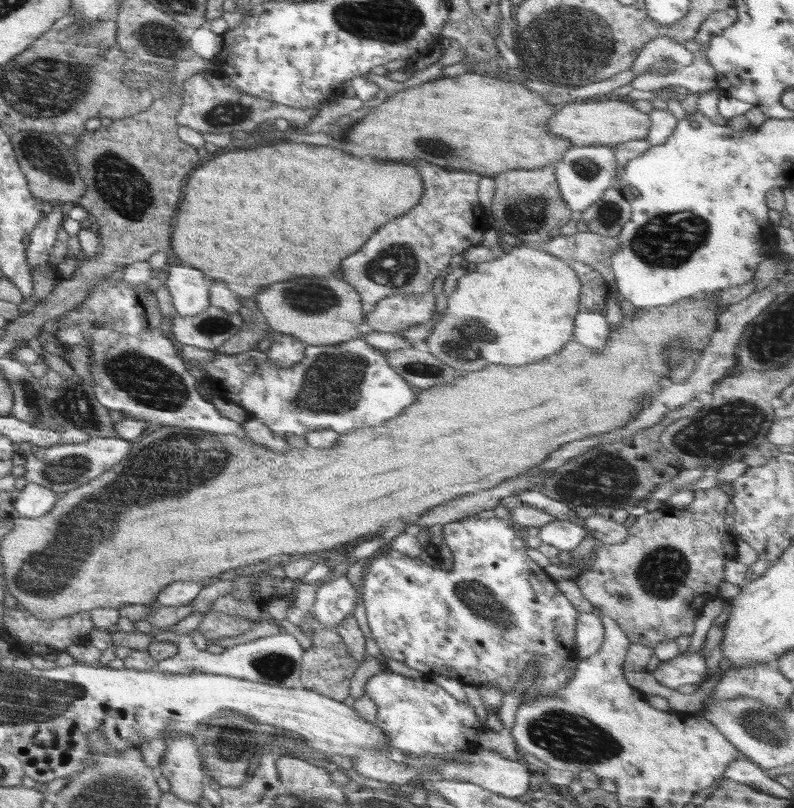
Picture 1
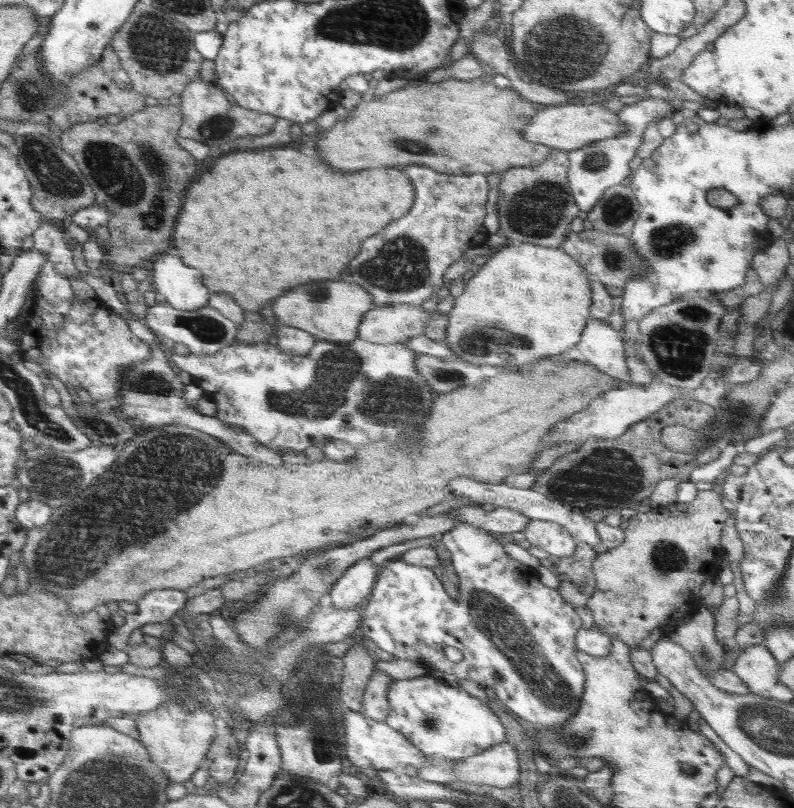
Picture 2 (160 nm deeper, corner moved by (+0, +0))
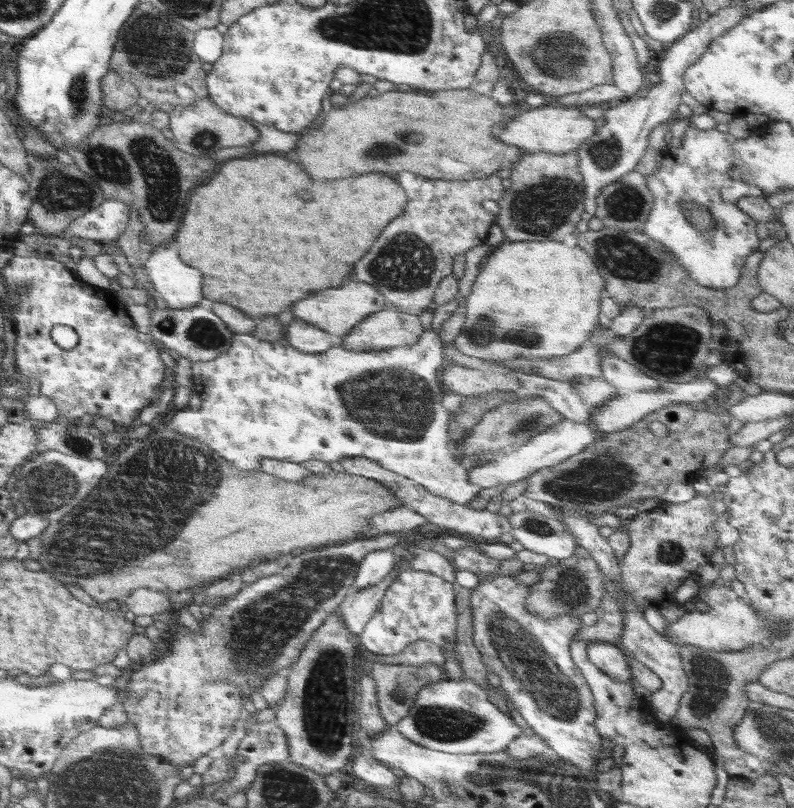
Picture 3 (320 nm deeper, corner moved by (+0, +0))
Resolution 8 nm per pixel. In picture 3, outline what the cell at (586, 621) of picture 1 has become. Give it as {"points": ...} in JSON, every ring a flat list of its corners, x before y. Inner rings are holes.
{"points":[[591,642,587,645,587,655,592,664,615,680,626,682,632,679,627,654,618,644]]}

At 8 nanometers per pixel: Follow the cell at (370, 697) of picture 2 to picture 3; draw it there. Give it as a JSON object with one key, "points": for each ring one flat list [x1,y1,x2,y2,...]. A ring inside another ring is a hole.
{"points":[[372,663,369,665,371,677,374,679,377,688,377,703,384,720,389,725,398,724,413,708,417,694,423,686,434,684,439,680,448,679,448,673,443,665,425,663,420,667,413,665,392,665]]}

